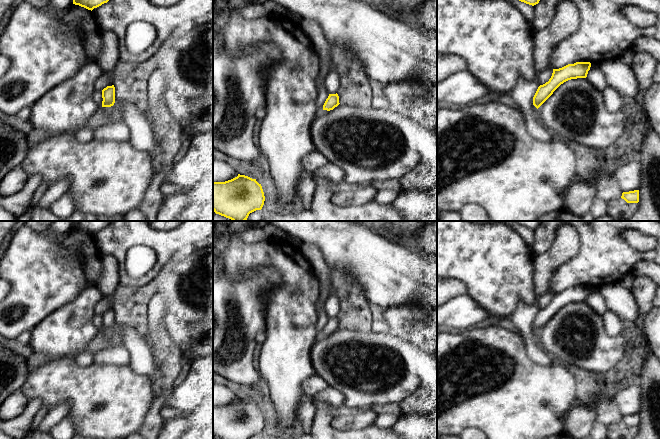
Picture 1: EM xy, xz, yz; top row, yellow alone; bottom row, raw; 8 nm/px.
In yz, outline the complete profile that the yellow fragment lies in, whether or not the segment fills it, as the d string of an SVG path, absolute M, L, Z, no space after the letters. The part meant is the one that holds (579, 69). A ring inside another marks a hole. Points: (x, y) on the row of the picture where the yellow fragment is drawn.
M576 62L559 69L553 69L549 81L538 87L533 97L533 105L538 109L564 82L571 79L586 78L590 67L590 62Z

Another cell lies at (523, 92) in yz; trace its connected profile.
M519 77L515 87L509 92L514 102L521 108L526 121L526 129L530 136L539 141L551 141L554 136L544 126L537 115L537 108L533 105L533 97L539 87L539 81L526 80Z

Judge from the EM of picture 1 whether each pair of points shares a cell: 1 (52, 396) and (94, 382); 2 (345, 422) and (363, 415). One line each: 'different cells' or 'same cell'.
1: same cell
2: same cell

